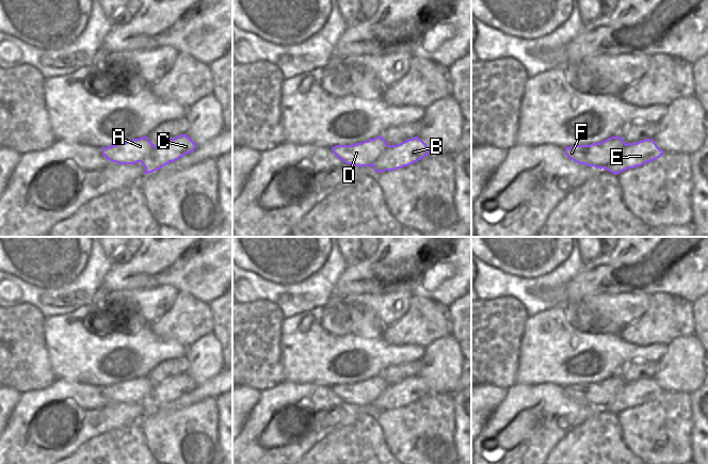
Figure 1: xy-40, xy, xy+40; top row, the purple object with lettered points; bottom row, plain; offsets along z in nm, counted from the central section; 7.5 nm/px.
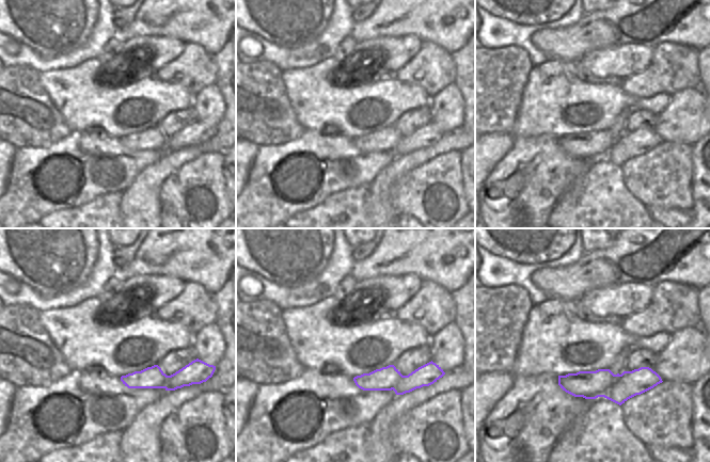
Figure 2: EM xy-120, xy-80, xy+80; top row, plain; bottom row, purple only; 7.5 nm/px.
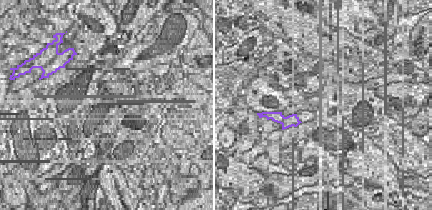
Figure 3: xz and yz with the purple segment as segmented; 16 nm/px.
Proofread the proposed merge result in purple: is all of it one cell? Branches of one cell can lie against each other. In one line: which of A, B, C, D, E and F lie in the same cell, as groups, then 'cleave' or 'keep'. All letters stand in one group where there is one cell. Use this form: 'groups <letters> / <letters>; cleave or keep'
groups A D F / B C E; cleave

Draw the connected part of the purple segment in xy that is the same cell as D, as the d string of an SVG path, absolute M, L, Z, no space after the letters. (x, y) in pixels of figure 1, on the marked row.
M376 137L353 145L336 145L332 147L337 158L355 166L371 166L386 150L388 144L383 137Z

